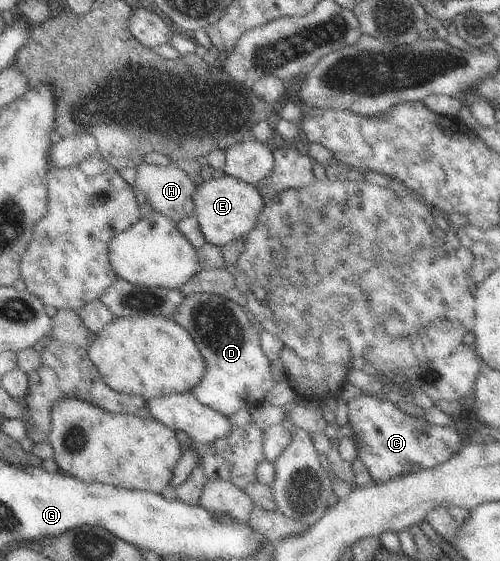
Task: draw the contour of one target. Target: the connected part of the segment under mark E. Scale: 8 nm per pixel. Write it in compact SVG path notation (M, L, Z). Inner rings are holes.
M228 175L210 179L198 186L193 203L206 242L220 247L233 240L247 237L257 225L257 216L264 208L262 197L256 187Z

